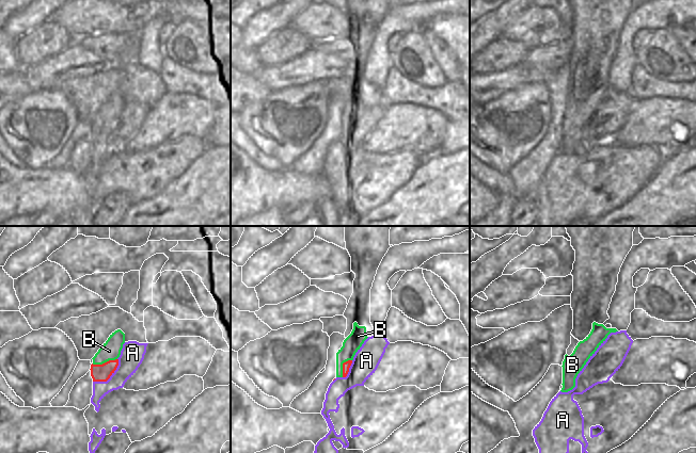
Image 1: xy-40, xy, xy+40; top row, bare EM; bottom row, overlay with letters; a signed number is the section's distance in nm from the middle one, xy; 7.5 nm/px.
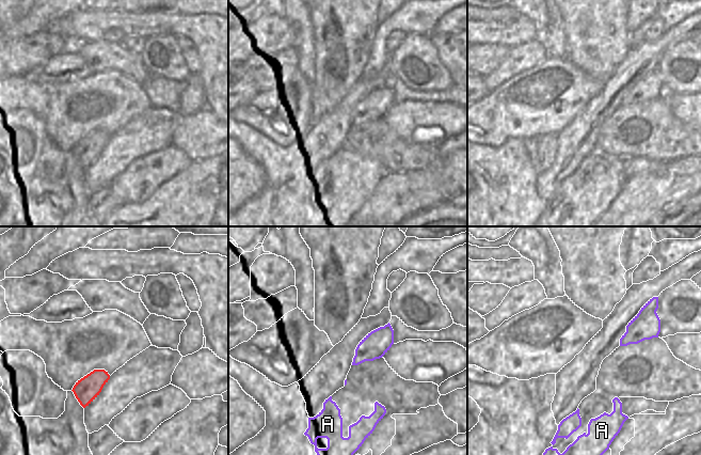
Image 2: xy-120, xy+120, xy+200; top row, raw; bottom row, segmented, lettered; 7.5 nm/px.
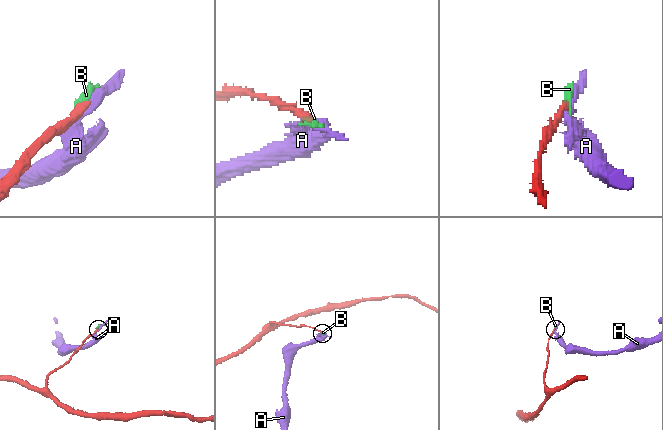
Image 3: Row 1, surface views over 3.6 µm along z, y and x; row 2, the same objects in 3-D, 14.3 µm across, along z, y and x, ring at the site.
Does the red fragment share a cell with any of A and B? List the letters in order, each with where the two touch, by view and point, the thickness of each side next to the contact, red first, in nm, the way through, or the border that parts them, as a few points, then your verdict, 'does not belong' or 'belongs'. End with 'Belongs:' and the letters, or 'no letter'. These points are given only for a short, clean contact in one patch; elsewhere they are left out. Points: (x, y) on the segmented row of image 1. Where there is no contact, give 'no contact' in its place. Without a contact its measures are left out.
A: xy-40 (110, 375) | 130/180 nm | along xy-40 (117, 358), (116, 369), (106, 381), (93, 382) | does not belong
B: xy-40 (105, 362) | 130/140 nm | along xy-40 (116, 358), (101, 363), (92, 363) | does not belong
Belongs: no letter

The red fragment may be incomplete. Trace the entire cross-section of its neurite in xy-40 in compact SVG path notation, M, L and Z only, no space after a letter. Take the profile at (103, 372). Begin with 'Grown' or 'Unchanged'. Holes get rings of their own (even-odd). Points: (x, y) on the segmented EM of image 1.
Unchanged. M118 359L109 360L102 365L91 365L93 382L107 382L118 366Z

